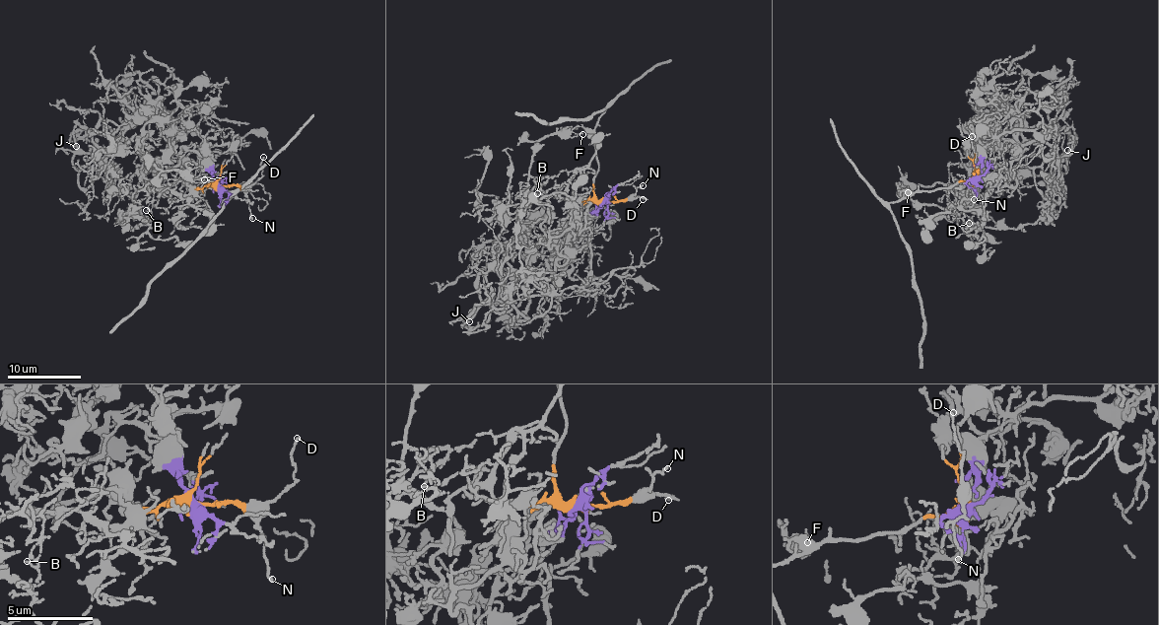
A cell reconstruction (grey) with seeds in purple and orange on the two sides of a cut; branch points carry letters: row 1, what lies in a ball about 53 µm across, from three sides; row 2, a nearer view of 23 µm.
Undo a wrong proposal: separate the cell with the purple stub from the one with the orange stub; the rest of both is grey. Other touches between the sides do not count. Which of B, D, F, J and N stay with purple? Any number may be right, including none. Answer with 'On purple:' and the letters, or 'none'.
On purple: B, J

